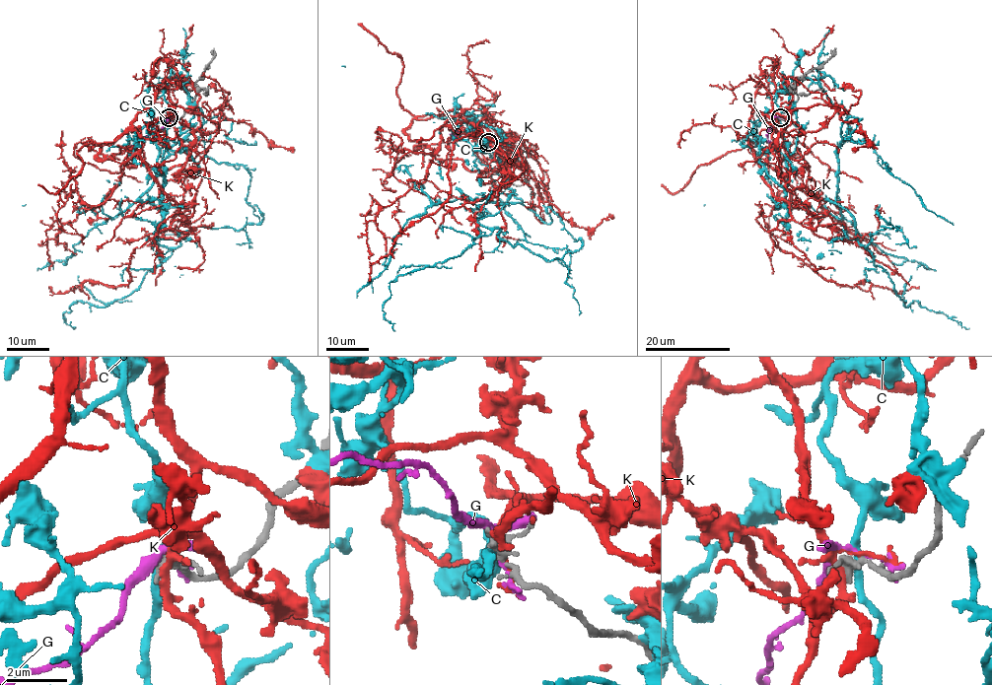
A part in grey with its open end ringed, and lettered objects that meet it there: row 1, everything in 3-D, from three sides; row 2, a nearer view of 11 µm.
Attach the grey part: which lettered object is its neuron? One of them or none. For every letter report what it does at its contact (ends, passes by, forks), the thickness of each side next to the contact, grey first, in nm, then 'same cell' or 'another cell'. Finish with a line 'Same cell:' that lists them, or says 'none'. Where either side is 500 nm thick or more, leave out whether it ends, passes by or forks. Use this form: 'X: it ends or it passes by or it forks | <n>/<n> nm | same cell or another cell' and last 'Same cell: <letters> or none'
C: it passes by | 300/240 nm | another cell
G: it forks | 220/110 nm | another cell
K: it forks | 300/200 nm | another cell
Same cell: none

